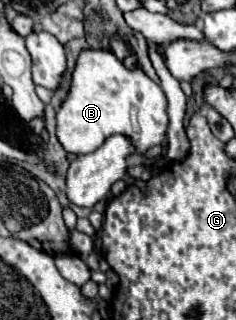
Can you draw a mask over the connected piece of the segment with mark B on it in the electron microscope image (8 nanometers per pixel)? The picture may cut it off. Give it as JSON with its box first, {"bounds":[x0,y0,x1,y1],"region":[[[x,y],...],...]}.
{"bounds":[56,49,168,155],"region":[[[88,49],[78,57],[70,93],[56,115],[58,139],[66,151],[84,155],[98,149],[110,135],[122,133],[134,139],[134,145],[142,155],[152,147],[152,143],[162,145],[166,141],[166,105],[168,101],[160,85],[148,79],[140,67],[138,71],[126,71],[122,61],[118,61],[112,53]]]}

